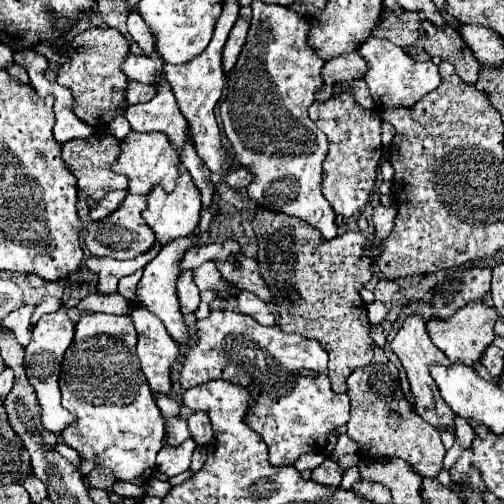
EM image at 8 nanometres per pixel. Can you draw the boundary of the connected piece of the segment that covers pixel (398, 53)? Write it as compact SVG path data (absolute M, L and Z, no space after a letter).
M370 37L358 47L360 57L368 65L364 77L366 77L370 91L374 91L372 99L376 103L382 103L382 109L412 107L418 99L422 99L440 84L438 67L431 60L414 61L401 47L387 41Z

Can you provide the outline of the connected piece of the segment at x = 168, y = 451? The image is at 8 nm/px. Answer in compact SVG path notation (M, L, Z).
M186 439L182 445L178 447L170 447L170 445L164 445L158 453L158 459L156 459L156 467L168 475L168 477L174 477L178 473L184 473L190 469L190 459L192 459L192 453L196 449L196 443L192 439Z

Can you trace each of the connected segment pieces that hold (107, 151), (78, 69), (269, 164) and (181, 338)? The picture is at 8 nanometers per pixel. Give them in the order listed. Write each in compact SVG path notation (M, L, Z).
M94 133L86 139L72 139L62 145L62 159L66 161L68 169L78 179L78 189L84 191L86 197L94 197L96 201L102 199L106 193L114 189L128 189L128 179L124 175L118 175L106 165L106 159L116 159L120 155L120 141L114 135L108 133Z
M100 27L86 29L68 41L70 45L78 45L78 53L74 53L70 63L60 65L56 81L72 91L74 113L94 129L104 129L114 117L124 115L128 107L126 103L128 79L120 65L126 61L130 53L130 43L118 29L100 29Z
M254 1L248 39L228 75L228 93L220 105L220 117L226 137L234 147L236 159L242 167L248 167L256 175L256 179L248 185L248 195L266 209L282 211L308 221L322 233L322 239L332 239L338 235L338 227L334 223L336 213L322 193L322 163L328 155L328 139L308 117L308 107L314 103L314 93L322 87L320 73L324 61L316 55L316 49L308 45L308 37L310 21L304 15L298 15L288 7Z
M190 233L188 237L180 237L180 239L174 239L170 243L166 243L166 247L144 267L144 275L138 283L138 289L136 289L136 297L140 301L140 305L144 305L146 309L150 309L150 313L154 313L166 327L166 331L170 333L170 337L180 343L180 345L188 345L190 343L190 331L188 331L188 325L186 325L186 317L184 313L180 311L180 299L178 299L178 293L176 293L176 281L180 277L180 261L182 257L186 255L186 251L192 245L192 239L196 235Z

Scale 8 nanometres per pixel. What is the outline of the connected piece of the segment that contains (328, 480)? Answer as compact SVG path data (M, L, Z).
M328 457L320 467L316 467L312 471L312 479L322 485L336 485L338 487L342 481L342 467L338 465L338 461L334 457Z

